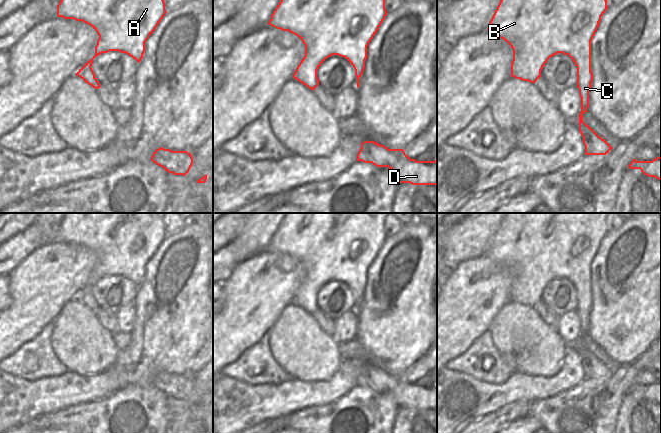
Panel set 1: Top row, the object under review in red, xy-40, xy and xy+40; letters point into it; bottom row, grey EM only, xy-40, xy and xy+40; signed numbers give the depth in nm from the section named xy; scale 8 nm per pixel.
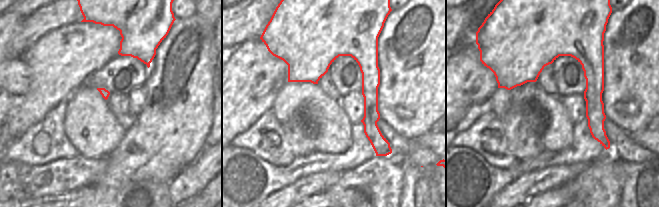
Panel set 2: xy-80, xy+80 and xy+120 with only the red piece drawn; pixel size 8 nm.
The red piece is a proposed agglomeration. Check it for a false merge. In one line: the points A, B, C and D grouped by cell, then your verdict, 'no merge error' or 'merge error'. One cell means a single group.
groups A B C D; no merge error

